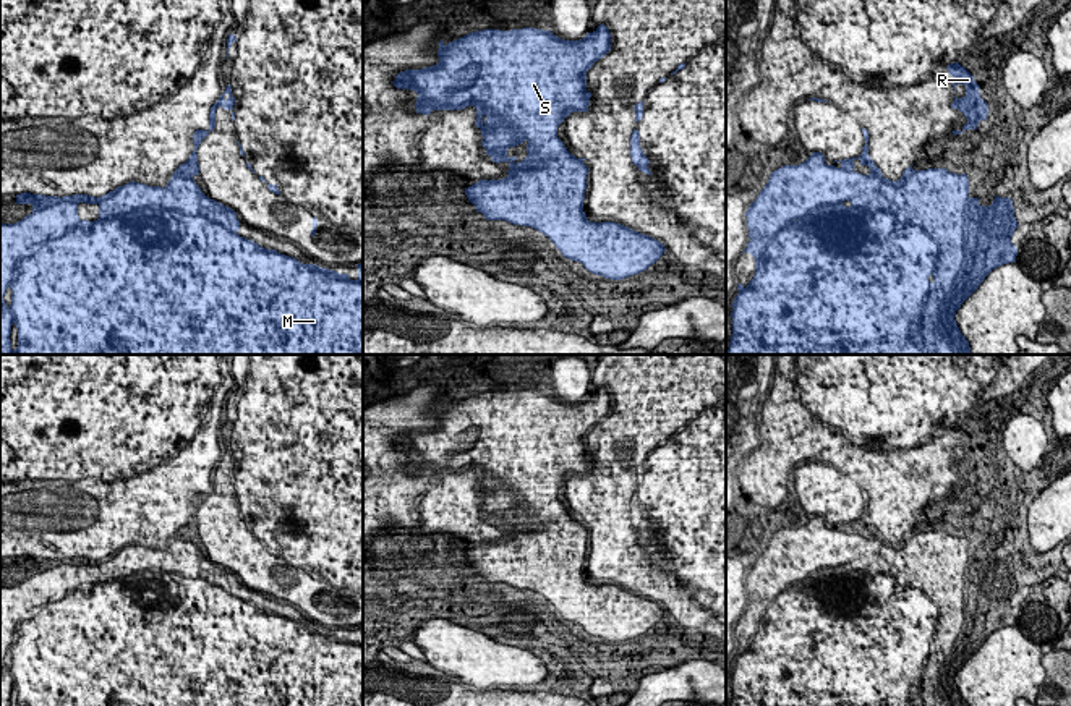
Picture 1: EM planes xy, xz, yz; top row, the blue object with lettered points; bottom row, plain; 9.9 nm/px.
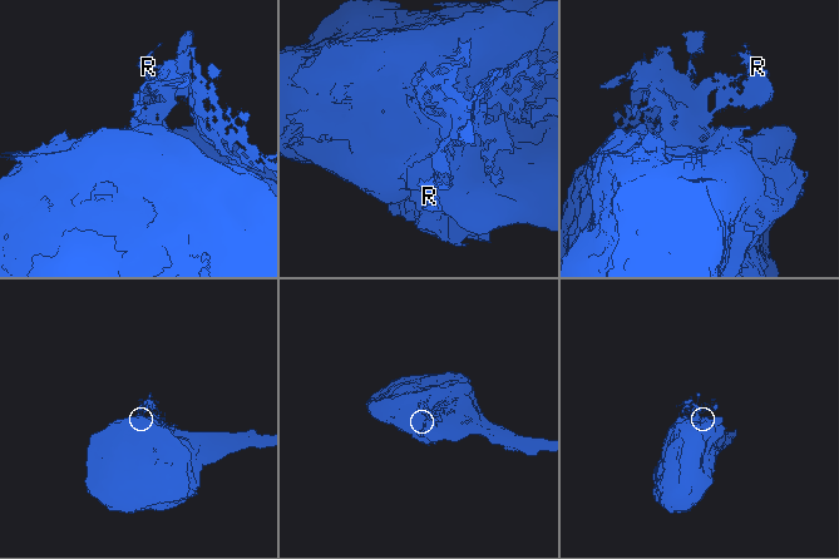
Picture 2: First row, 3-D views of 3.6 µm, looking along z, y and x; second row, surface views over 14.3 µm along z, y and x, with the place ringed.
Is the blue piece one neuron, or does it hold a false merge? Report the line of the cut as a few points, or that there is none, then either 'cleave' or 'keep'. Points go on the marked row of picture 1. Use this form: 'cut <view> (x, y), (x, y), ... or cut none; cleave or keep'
cut xz (412, 76), (426, 99), (456, 107), (480, 102), (485, 114); cleave

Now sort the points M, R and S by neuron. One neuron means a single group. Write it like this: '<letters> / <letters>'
M S / R

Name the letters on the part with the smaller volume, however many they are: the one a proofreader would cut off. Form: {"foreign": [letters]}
{"foreign": ["R"]}

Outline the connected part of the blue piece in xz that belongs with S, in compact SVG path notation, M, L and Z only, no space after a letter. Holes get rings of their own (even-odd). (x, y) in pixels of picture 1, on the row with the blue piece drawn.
M600 24L580 40L559 39L549 29L483 29L449 42L436 65L413 76L413 84L423 91L423 104L434 99L441 105L454 105L455 108L471 102L481 102L484 105L486 155L496 164L507 162L509 168L515 173L510 180L493 181L489 188L484 183L475 183L465 188L465 194L476 207L476 212L481 212L488 220L506 220L514 225L531 227L546 235L564 257L582 262L591 274L611 280L622 280L646 270L663 256L666 248L658 240L621 223L590 222L583 212L588 167L572 155L556 134L549 133L553 125L559 126L564 121L567 112L583 112L588 108L587 71L609 50L611 34L604 24ZM523 141L531 146L540 146L538 151L544 159L543 164L535 154L528 154L522 162L515 155L507 155L509 147L515 147Z

